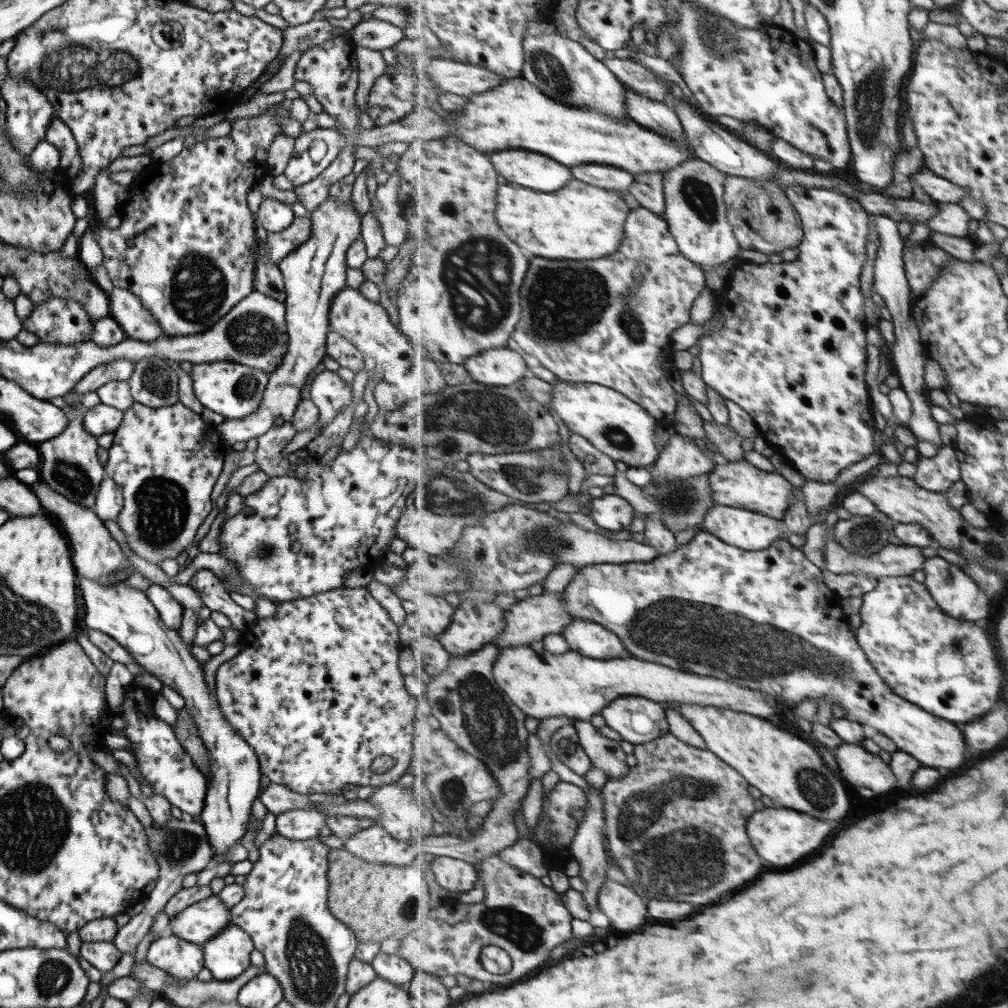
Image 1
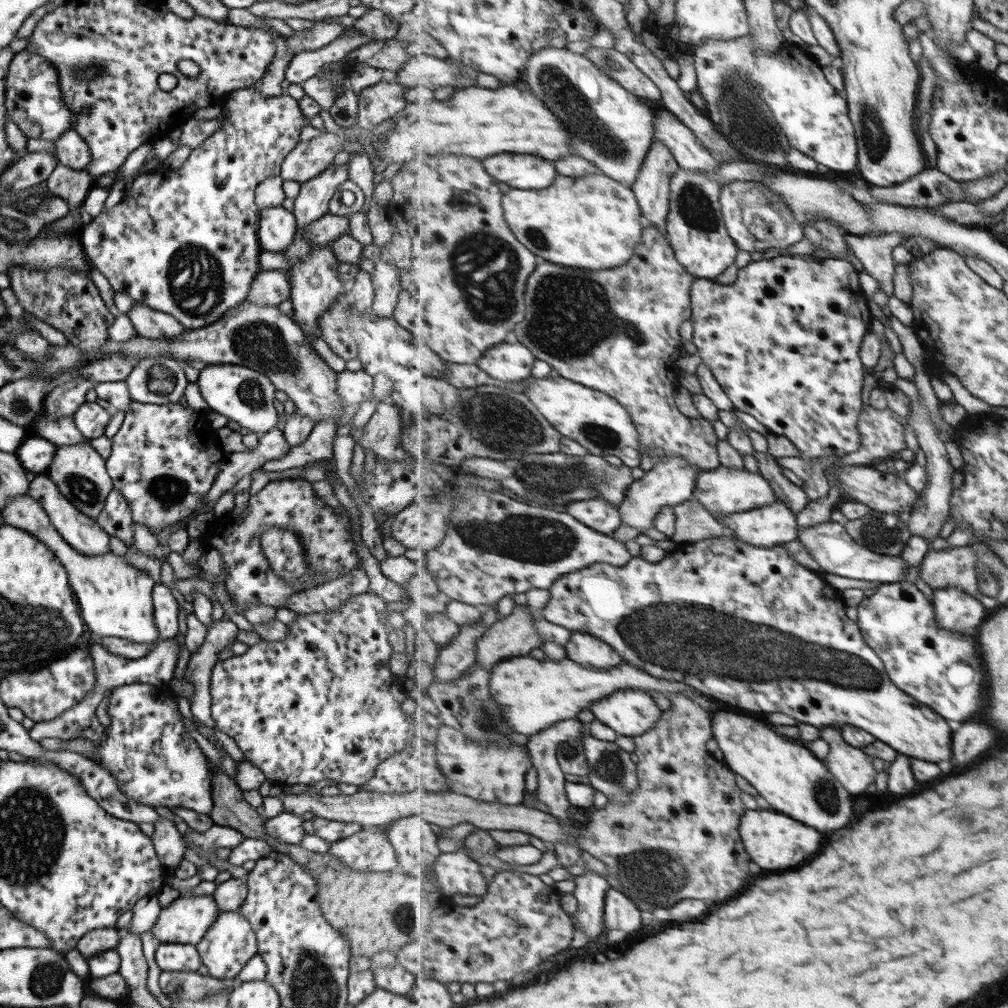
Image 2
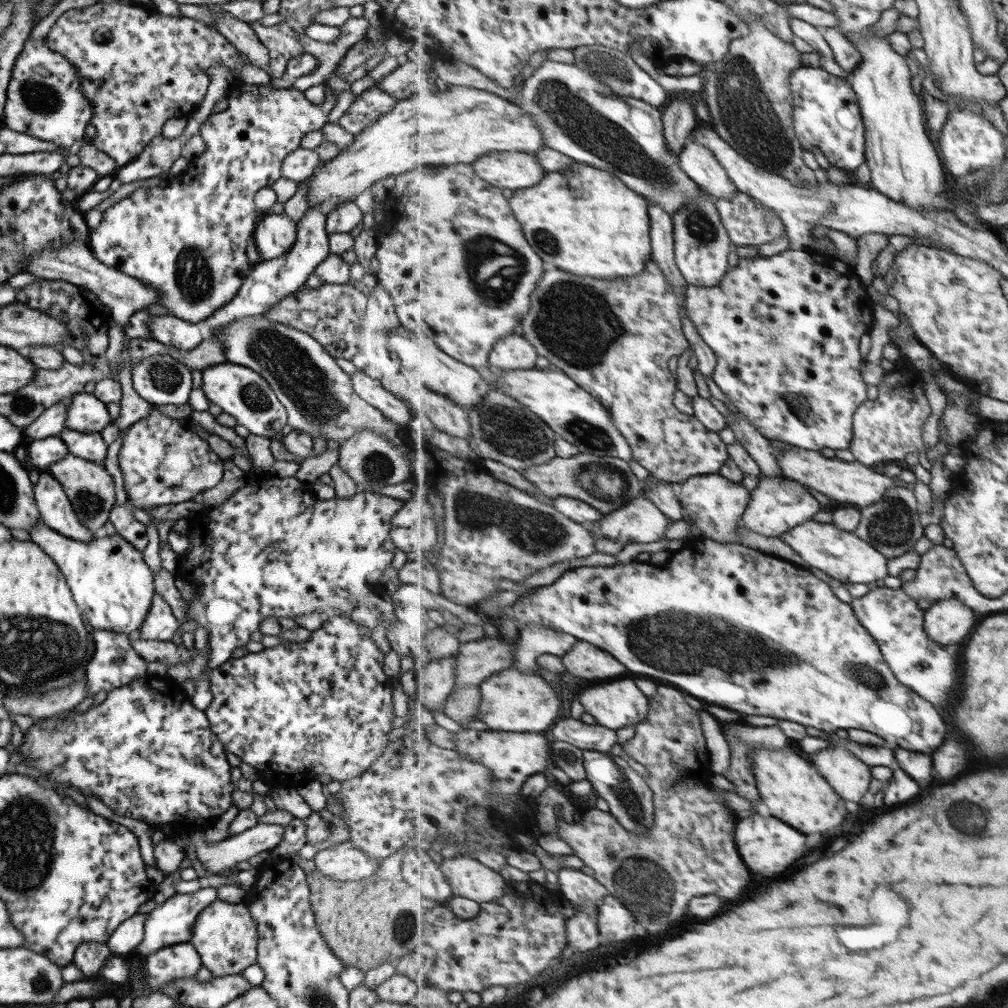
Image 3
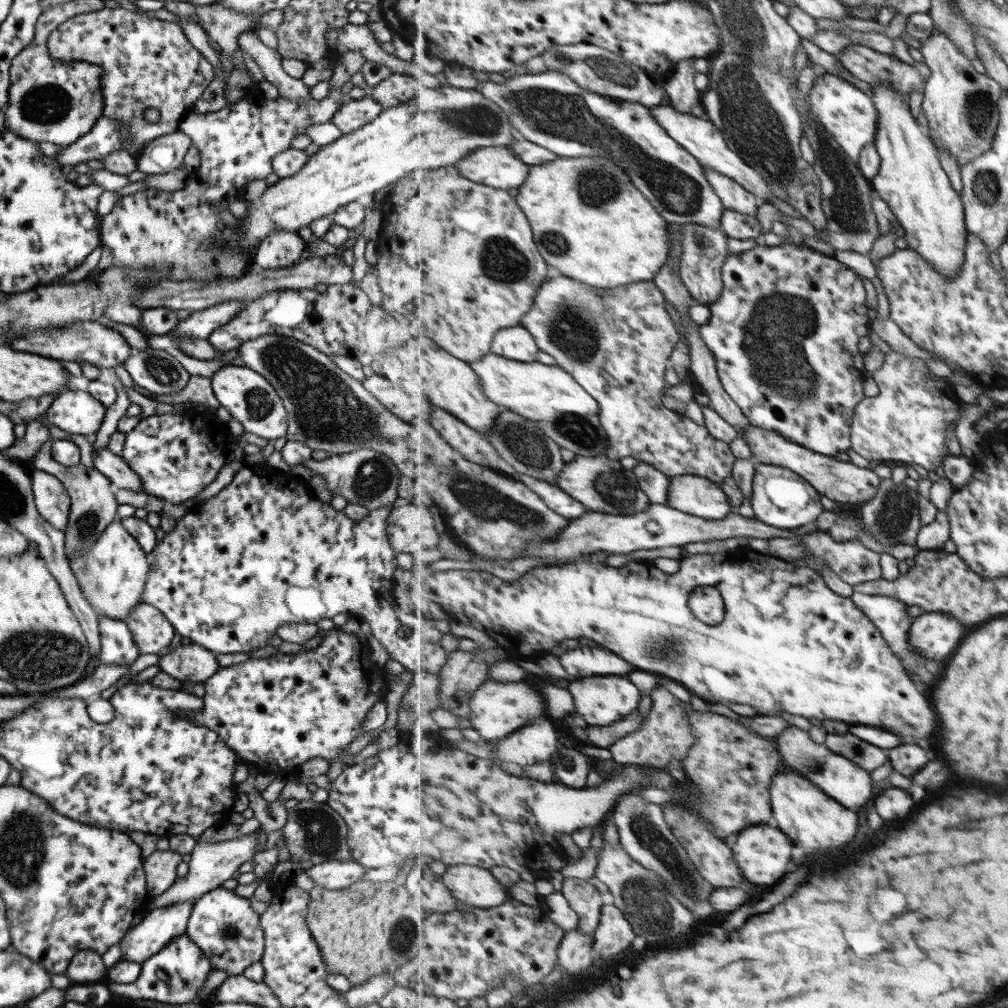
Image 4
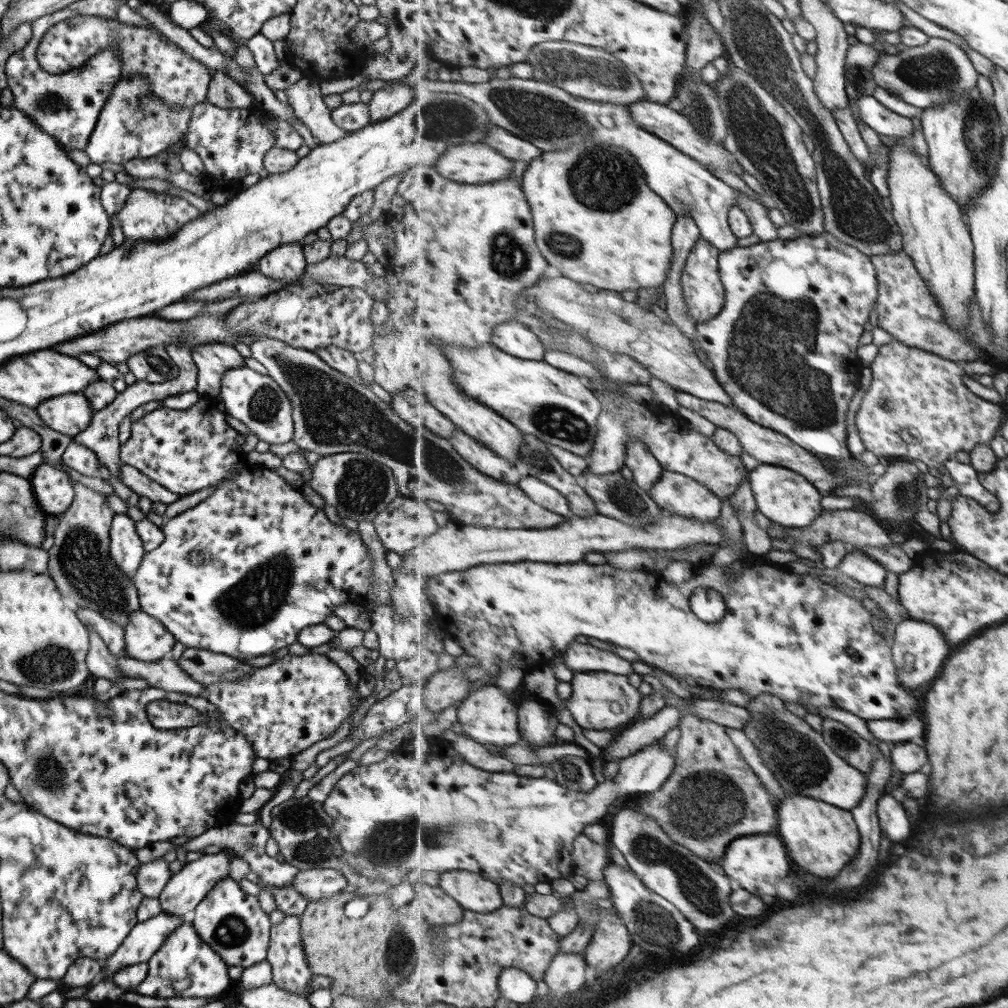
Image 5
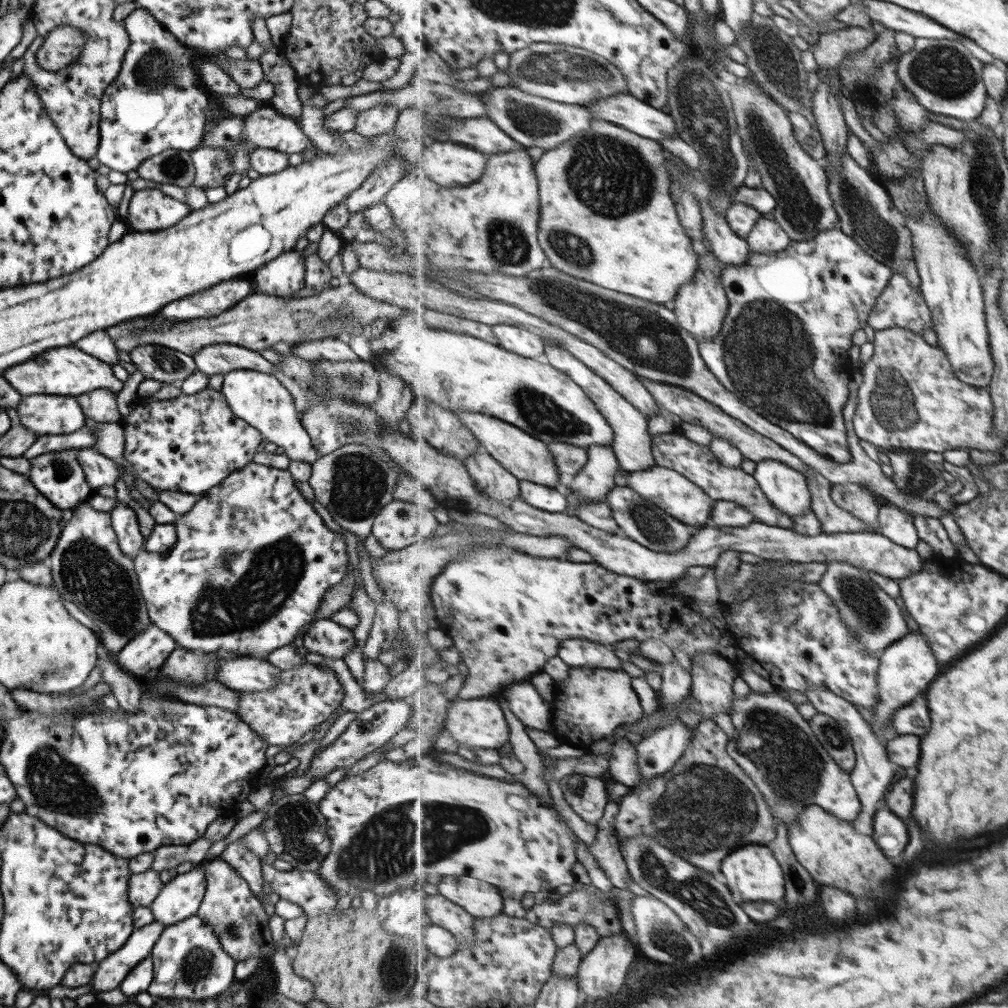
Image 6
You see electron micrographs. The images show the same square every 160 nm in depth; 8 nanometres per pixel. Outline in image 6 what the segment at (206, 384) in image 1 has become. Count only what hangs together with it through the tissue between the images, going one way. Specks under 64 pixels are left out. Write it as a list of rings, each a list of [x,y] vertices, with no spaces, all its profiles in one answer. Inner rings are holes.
[[[231,370],[223,375],[220,393],[237,418],[256,428],[262,438],[266,438],[269,443],[283,448],[283,452],[289,460],[299,460],[311,464],[319,457],[311,446],[307,431],[297,419],[291,394],[275,379],[274,375],[254,370]]]

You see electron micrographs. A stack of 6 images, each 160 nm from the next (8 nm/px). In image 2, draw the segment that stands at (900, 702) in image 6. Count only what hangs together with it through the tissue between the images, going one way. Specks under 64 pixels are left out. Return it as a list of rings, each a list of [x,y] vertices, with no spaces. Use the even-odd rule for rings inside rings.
[[[958,586],[933,589],[935,614],[945,630],[965,632],[983,622],[987,608],[978,598]]]

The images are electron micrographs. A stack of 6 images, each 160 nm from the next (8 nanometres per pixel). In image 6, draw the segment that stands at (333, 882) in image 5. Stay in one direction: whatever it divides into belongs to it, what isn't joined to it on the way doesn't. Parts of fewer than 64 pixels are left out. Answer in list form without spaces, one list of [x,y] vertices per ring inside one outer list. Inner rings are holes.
[[[267,852],[260,862],[262,882],[266,882],[273,893],[299,906],[308,918],[325,914],[334,908],[336,894],[316,871],[275,870],[271,865],[275,859],[273,852]]]

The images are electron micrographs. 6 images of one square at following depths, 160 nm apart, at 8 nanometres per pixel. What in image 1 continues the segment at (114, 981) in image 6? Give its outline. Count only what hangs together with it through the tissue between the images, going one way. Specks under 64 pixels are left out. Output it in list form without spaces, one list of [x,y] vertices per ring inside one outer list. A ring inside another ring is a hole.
[[[212,894],[174,914],[169,919],[166,933],[201,946],[228,924],[228,908]]]

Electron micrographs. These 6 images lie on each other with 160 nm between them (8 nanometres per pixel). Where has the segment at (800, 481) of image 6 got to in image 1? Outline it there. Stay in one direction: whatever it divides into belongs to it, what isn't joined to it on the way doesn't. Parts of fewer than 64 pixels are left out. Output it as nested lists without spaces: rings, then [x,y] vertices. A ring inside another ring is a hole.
[[[724,505],[706,514],[703,528],[731,546],[752,551],[769,548],[788,532],[784,521],[778,518]]]

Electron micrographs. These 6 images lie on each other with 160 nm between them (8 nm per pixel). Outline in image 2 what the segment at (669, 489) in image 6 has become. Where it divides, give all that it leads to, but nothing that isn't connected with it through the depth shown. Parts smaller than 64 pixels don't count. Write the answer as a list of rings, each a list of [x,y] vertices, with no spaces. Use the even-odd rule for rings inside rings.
[[[719,467],[715,470],[701,471],[698,474],[696,487],[694,488],[695,500],[701,502],[702,506],[712,515],[729,516],[739,512],[745,512],[763,506],[771,506],[773,502],[779,500],[778,495],[774,492],[769,479],[760,472],[751,473],[747,470],[729,469]]]

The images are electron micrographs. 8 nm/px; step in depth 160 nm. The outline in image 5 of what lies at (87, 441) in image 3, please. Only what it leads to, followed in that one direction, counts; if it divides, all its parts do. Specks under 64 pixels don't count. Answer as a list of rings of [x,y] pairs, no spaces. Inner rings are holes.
[[[120,462],[120,476],[118,478],[133,493],[139,497],[147,498],[151,503],[168,505],[180,498],[179,494],[171,494],[170,490],[149,480],[141,472],[122,462]]]

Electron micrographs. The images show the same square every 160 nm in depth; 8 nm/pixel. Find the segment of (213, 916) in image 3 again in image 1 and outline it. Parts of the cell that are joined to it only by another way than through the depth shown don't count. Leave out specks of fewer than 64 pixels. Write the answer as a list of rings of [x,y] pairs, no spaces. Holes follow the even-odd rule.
[[[229,922],[213,938],[202,945],[203,964],[214,980],[224,981],[237,978],[250,965],[250,952],[254,949],[250,936],[236,924]]]

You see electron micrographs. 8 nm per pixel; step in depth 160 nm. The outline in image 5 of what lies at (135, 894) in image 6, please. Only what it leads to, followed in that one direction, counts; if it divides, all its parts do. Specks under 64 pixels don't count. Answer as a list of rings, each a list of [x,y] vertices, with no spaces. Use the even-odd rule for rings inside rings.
[[[161,857],[140,864],[135,871],[138,891],[145,898],[157,898],[171,875],[167,862]]]

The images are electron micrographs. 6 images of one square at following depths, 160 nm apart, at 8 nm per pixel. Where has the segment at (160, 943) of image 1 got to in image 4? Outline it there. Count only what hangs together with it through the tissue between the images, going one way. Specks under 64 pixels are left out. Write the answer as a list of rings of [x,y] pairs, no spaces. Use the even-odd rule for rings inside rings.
[[[183,933],[169,941],[159,952],[152,954],[140,964],[139,976],[126,986],[105,981],[107,990],[116,994],[119,999],[124,998],[132,1002],[185,1004],[196,1000],[203,982],[211,972],[212,966],[202,950]]]

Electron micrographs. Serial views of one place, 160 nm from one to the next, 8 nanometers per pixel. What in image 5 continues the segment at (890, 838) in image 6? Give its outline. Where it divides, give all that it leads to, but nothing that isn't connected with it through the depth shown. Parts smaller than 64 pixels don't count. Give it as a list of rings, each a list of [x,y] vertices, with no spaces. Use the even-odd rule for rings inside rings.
[[[883,796],[879,802],[879,818],[881,828],[887,838],[893,842],[901,842],[911,836],[911,818],[901,802],[897,802],[893,796]]]

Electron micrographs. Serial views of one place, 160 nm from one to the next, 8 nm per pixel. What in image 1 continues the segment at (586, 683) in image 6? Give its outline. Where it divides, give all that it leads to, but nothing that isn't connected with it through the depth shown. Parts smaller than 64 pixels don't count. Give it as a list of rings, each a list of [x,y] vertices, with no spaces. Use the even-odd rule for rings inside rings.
[[[627,695],[611,702],[602,716],[613,731],[631,744],[653,742],[669,734],[663,706],[653,699]]]

